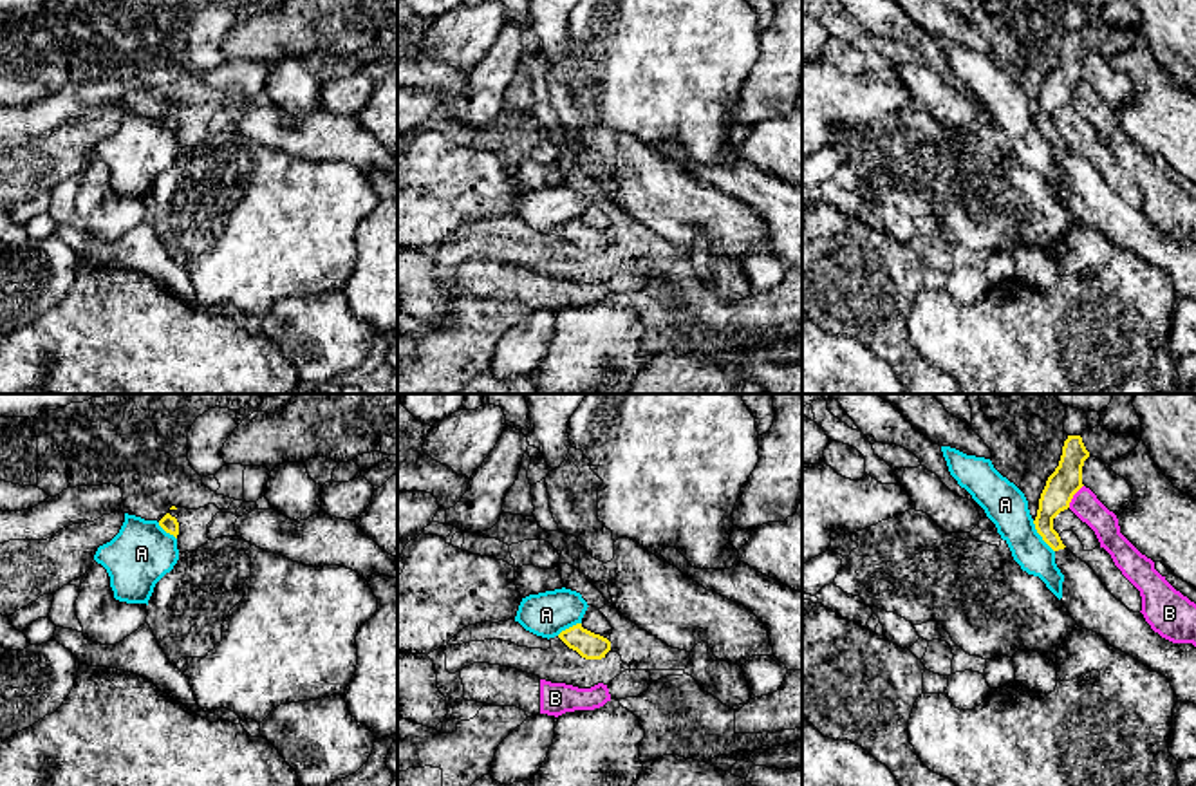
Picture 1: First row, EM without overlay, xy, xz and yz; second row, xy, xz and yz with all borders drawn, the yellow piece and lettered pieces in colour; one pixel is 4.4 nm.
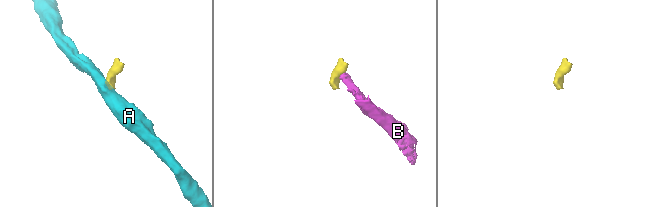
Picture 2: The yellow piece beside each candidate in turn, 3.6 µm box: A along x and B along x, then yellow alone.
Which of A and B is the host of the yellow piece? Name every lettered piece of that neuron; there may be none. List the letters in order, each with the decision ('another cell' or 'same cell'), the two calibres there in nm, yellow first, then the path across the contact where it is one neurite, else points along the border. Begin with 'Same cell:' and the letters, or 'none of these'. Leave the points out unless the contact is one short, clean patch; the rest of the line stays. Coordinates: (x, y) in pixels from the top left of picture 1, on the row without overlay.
Same cell: none of these
A: another cell | 140/190 nm | along yz (1032, 116), (1041, 134), (1054, 147)
B: another cell | 140/120 nm | along yz (1083, 80), (1068, 102)

